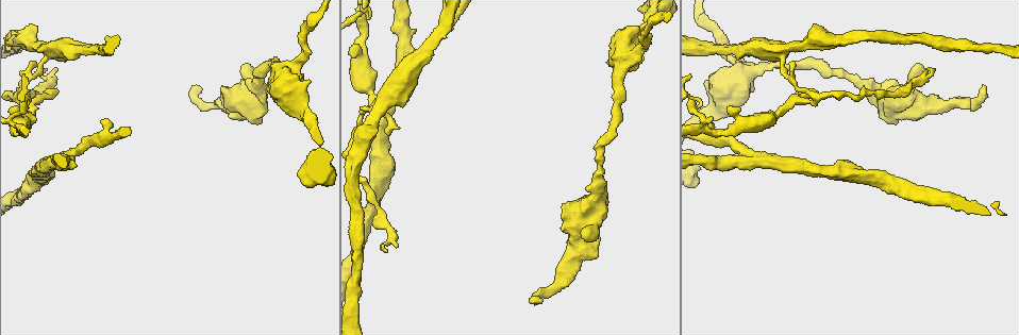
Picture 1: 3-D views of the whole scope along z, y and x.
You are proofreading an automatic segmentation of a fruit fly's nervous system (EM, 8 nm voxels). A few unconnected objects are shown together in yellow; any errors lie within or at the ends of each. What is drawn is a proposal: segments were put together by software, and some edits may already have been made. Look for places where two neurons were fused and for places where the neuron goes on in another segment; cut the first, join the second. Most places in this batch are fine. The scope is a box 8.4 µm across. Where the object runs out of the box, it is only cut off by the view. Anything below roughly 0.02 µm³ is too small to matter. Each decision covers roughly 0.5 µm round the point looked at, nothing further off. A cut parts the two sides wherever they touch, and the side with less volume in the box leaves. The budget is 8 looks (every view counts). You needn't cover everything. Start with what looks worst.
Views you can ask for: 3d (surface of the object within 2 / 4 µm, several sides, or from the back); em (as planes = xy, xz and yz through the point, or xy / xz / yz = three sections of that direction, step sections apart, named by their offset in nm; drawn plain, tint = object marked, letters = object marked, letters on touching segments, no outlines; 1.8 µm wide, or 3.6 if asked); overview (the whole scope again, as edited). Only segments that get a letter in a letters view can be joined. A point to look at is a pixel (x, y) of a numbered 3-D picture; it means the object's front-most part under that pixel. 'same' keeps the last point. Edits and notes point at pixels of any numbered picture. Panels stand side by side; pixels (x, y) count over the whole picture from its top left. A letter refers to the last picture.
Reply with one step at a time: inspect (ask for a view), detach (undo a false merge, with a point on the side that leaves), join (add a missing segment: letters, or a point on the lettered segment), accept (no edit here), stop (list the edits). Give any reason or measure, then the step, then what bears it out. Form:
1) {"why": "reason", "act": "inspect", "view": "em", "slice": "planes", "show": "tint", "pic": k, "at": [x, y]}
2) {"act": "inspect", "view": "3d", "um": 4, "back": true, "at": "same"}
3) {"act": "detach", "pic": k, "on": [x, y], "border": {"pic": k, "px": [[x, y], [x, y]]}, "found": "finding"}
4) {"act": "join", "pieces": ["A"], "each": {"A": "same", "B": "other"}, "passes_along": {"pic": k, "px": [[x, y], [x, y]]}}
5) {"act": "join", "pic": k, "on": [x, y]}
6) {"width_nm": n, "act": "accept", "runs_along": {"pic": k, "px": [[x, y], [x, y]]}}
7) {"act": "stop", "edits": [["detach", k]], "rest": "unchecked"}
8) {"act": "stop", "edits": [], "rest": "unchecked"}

{"why": "branch stops here", "act": "inspect", "view": "3d", "um": 4, "pic": 1, "at": [46, 68]}

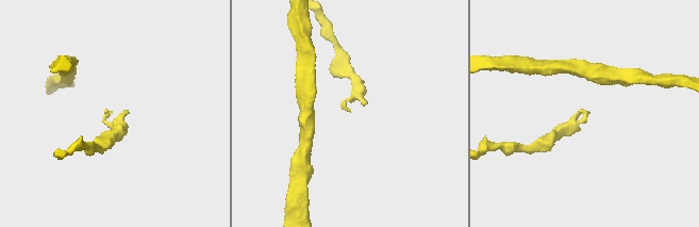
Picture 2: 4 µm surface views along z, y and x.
{"why": "need the tissue", "act": "inspect", "view": "em", "slice": "yz", "step": 16, "show": "letters", "pic": 2, "at": [110, 113]}

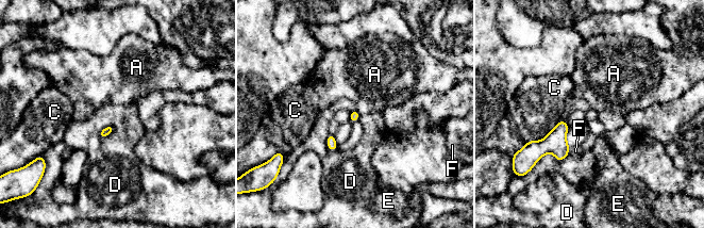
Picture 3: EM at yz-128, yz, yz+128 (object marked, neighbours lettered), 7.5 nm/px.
{"act": "accept", "each": {"A": "other", "C": "other", "D": "other", "E": "other", "F": "other"}, "border": {"pic": 3, "px": [[112, 128], [107, 134], [100, 134]]}, "found": "none of them fits"}

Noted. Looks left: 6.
{"why": "calibre changes", "act": "inspect", "view": "em", "slice": "planes", "show": "tint", "pic": 1, "at": [360, 25]}

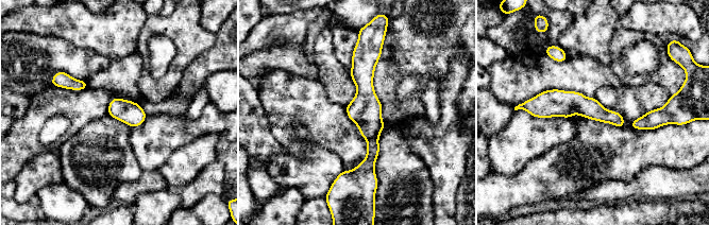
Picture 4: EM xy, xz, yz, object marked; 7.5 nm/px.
{"act": "inspect", "view": "em", "slice": "planes", "show": "letters", "at": "same"}

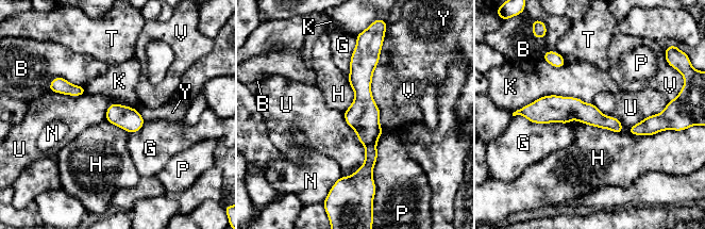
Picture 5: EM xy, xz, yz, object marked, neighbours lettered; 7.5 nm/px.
{"width_nm": 160, "act": "accept", "each": {"B": "other", "G": "other", "H": "other", "K": "other", "N": "other", "P": "other", "T": "other", "U": "other", "V": "other", "Y": "other"}, "runs_along": {"pic": 5, "px": [[361, 52], [370, 162], [350, 180]]}, "found": "one neuron here"}

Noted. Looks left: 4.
{"why": "an open end", "act": "inspect", "view": "3d", "um": 4, "pic": 1, "at": [199, 88]}

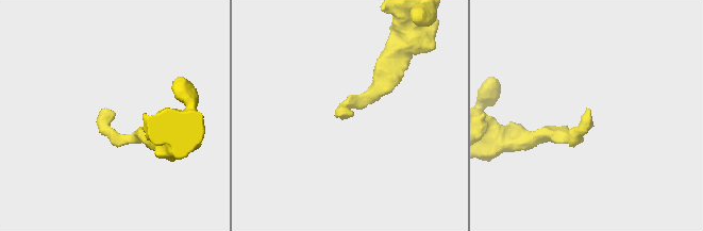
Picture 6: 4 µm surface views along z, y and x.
{"why": "need the tissue", "act": "inspect", "view": "em", "slice": "xz", "step": 4, "show": "letters", "pic": 6, "at": [348, 115]}

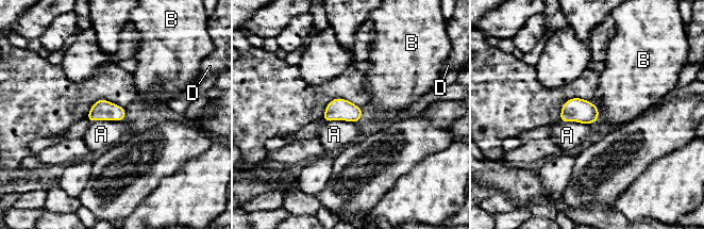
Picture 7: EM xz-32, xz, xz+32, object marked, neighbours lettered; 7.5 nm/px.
{"why": "another direction", "act": "inspect", "view": "em", "slice": "planes", "show": "letters", "at": "same"}

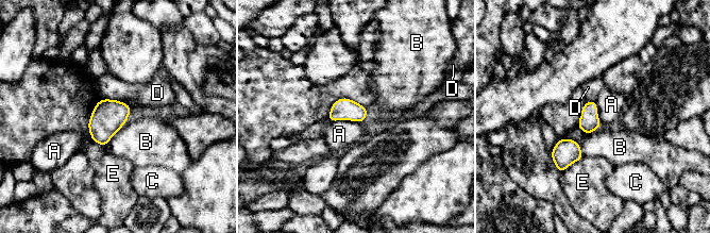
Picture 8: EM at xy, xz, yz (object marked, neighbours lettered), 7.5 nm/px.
{"act": "accept", "each": {"A": "other", "B": "other", "C": "other", "D": "other", "E": "other"}, "border": {"pic": 8, "px": [[362, 121], [334, 120], [332, 122]]}, "found": "none of them fits"}

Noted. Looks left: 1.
{"act": "stop", "edits": [], "rest": "unchecked"}

